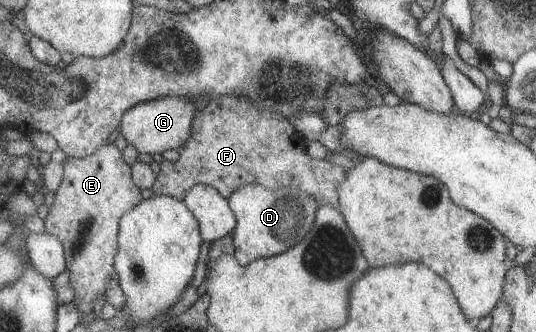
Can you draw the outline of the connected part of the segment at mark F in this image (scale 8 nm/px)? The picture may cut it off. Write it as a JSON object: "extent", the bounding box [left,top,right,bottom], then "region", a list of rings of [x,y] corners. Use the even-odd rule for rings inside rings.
{"extent":[151,95,347,209],"region":[[[226,95],[221,99],[213,99],[219,100],[218,102],[210,102],[206,105],[206,108],[203,110],[199,110],[195,112],[195,118],[193,119],[193,126],[190,130],[190,138],[187,138],[187,141],[183,147],[179,150],[179,158],[175,160],[175,162],[168,162],[162,161],[159,165],[159,173],[154,176],[154,182],[152,185],[151,194],[152,196],[169,196],[179,201],[183,201],[183,198],[186,197],[186,194],[194,188],[196,185],[208,185],[211,186],[223,199],[229,199],[231,194],[234,193],[235,190],[238,190],[241,186],[247,184],[253,185],[260,185],[261,187],[270,188],[270,189],[277,189],[278,187],[285,186],[285,187],[296,187],[303,193],[307,193],[310,198],[315,200],[315,203],[318,204],[318,207],[321,206],[329,206],[333,209],[338,209],[338,186],[342,185],[344,181],[346,181],[346,172],[347,170],[343,167],[334,165],[326,161],[325,159],[322,160],[315,160],[309,157],[309,154],[306,152],[306,142],[299,136],[298,132],[294,130],[293,124],[287,122],[287,120],[279,117],[276,113],[272,111],[267,111],[266,109],[259,109],[255,107],[248,99],[244,97],[239,97],[238,95]]]}

